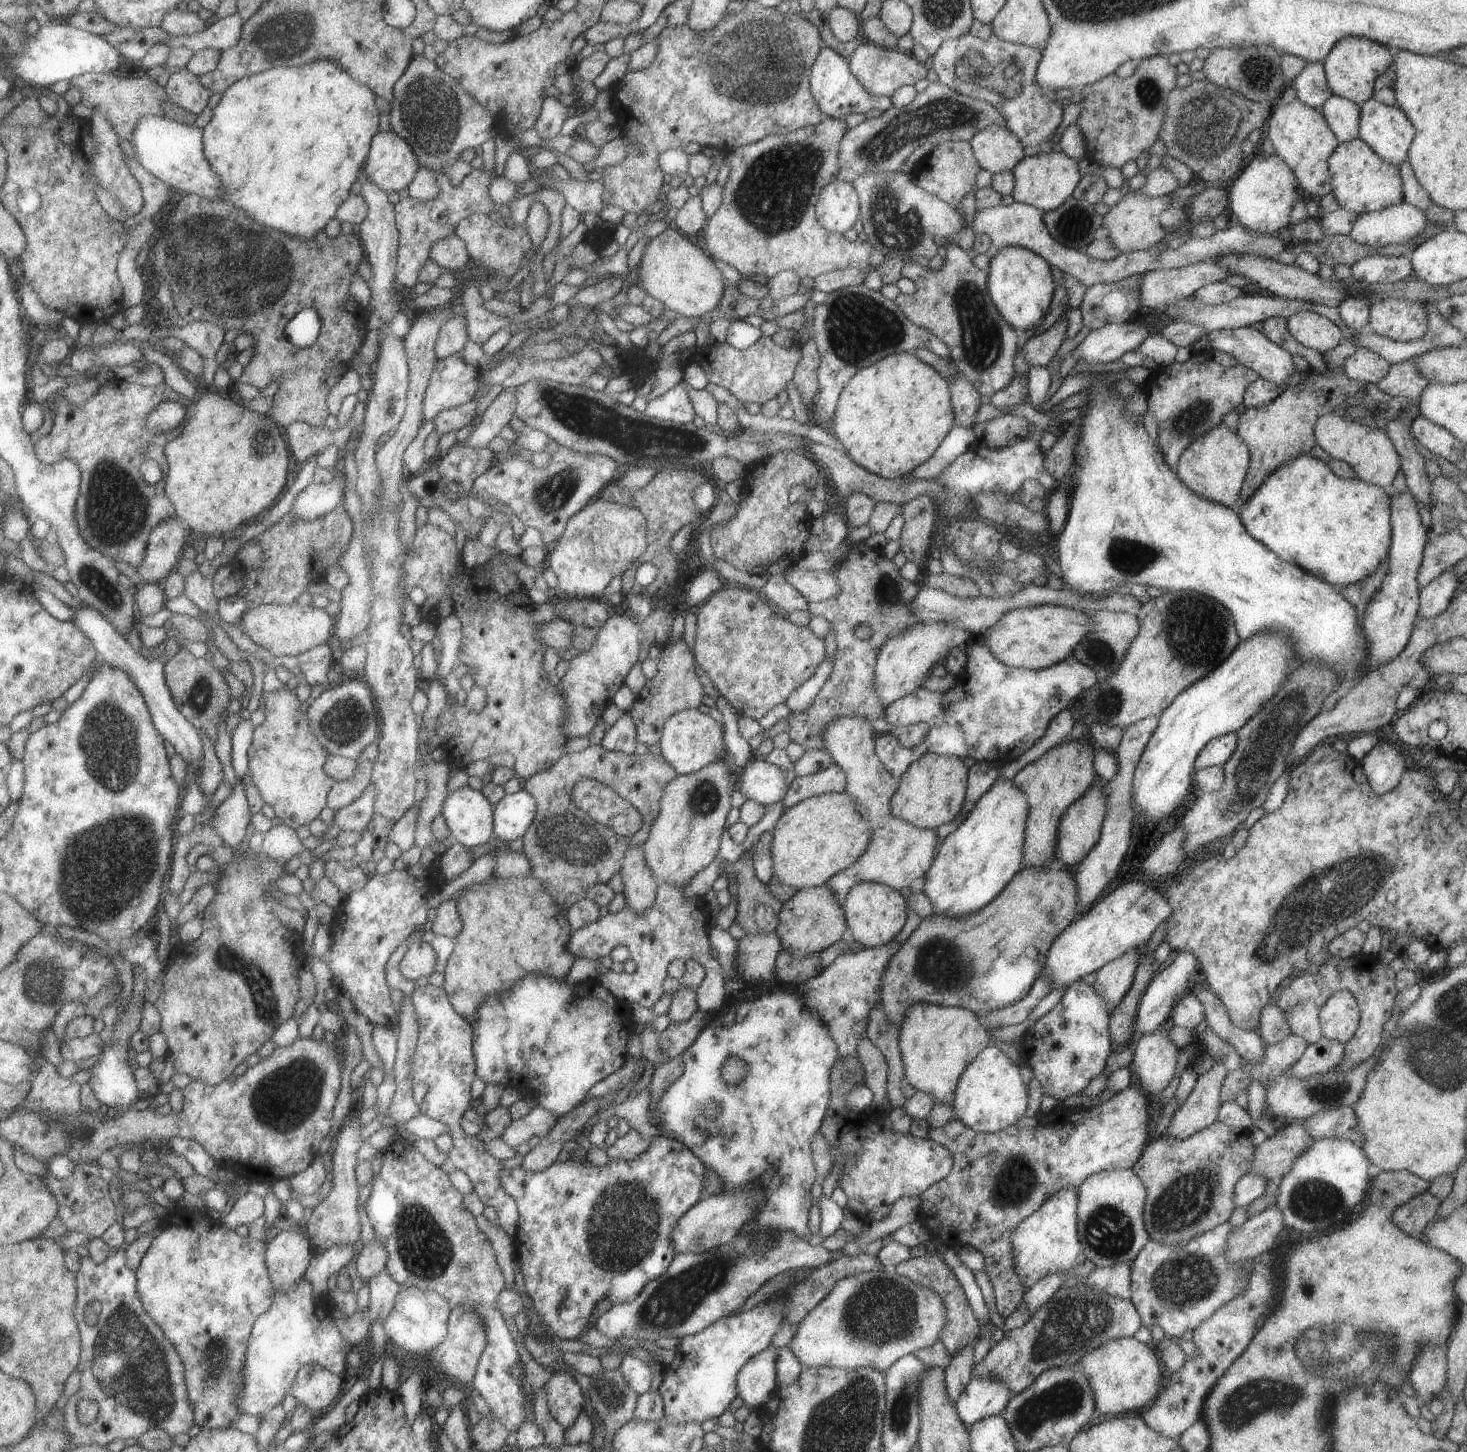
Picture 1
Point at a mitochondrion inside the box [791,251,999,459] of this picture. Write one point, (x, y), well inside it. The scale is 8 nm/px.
(857, 327)

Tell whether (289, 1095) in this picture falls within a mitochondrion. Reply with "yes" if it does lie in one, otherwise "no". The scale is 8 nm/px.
yes

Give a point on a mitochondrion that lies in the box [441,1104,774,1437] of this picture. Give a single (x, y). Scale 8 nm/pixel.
(623, 1223)

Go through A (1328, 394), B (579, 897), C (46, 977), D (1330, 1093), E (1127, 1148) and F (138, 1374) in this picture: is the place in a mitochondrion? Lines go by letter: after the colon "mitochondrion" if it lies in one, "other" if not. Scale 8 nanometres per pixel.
A: other
B: other
C: mitochondrion
D: mitochondrion
E: other
F: mitochondrion

